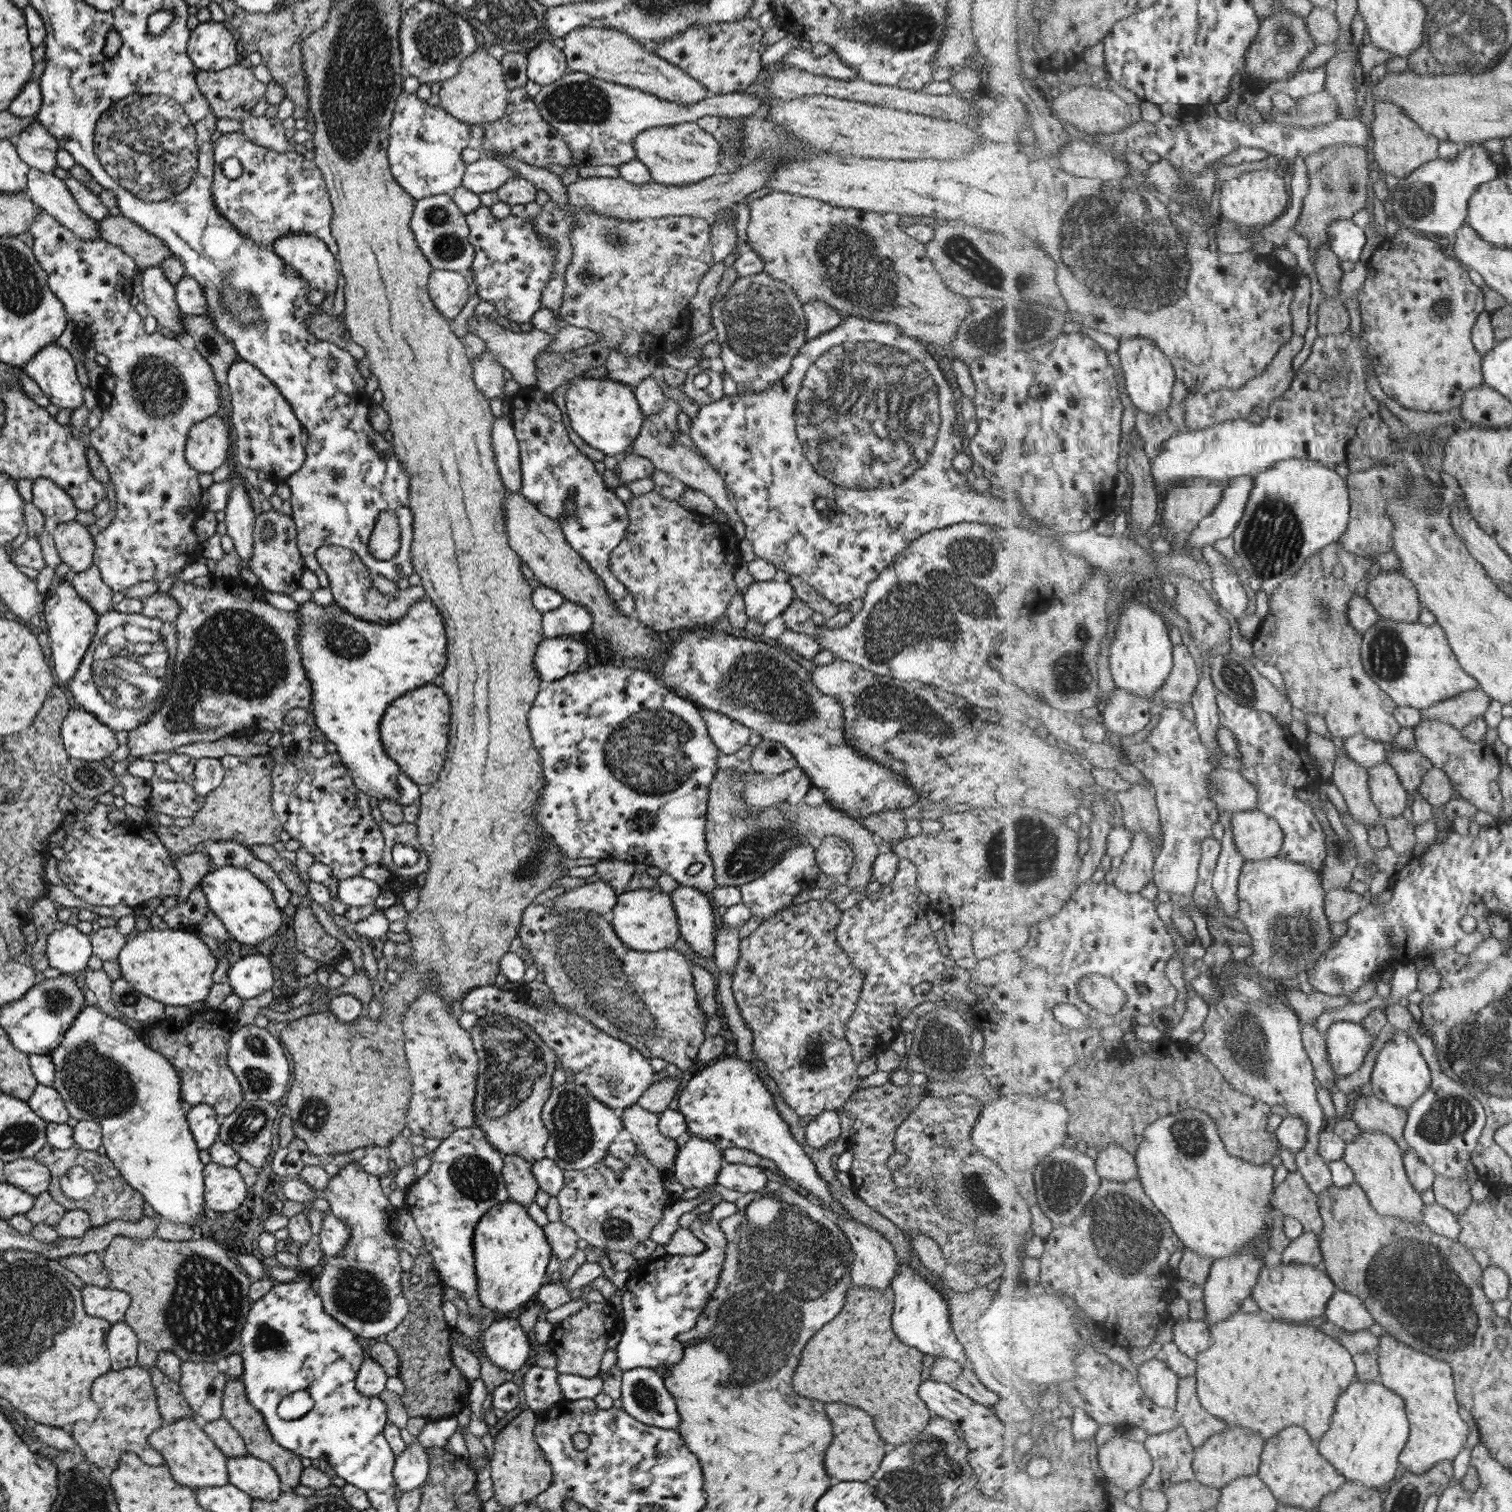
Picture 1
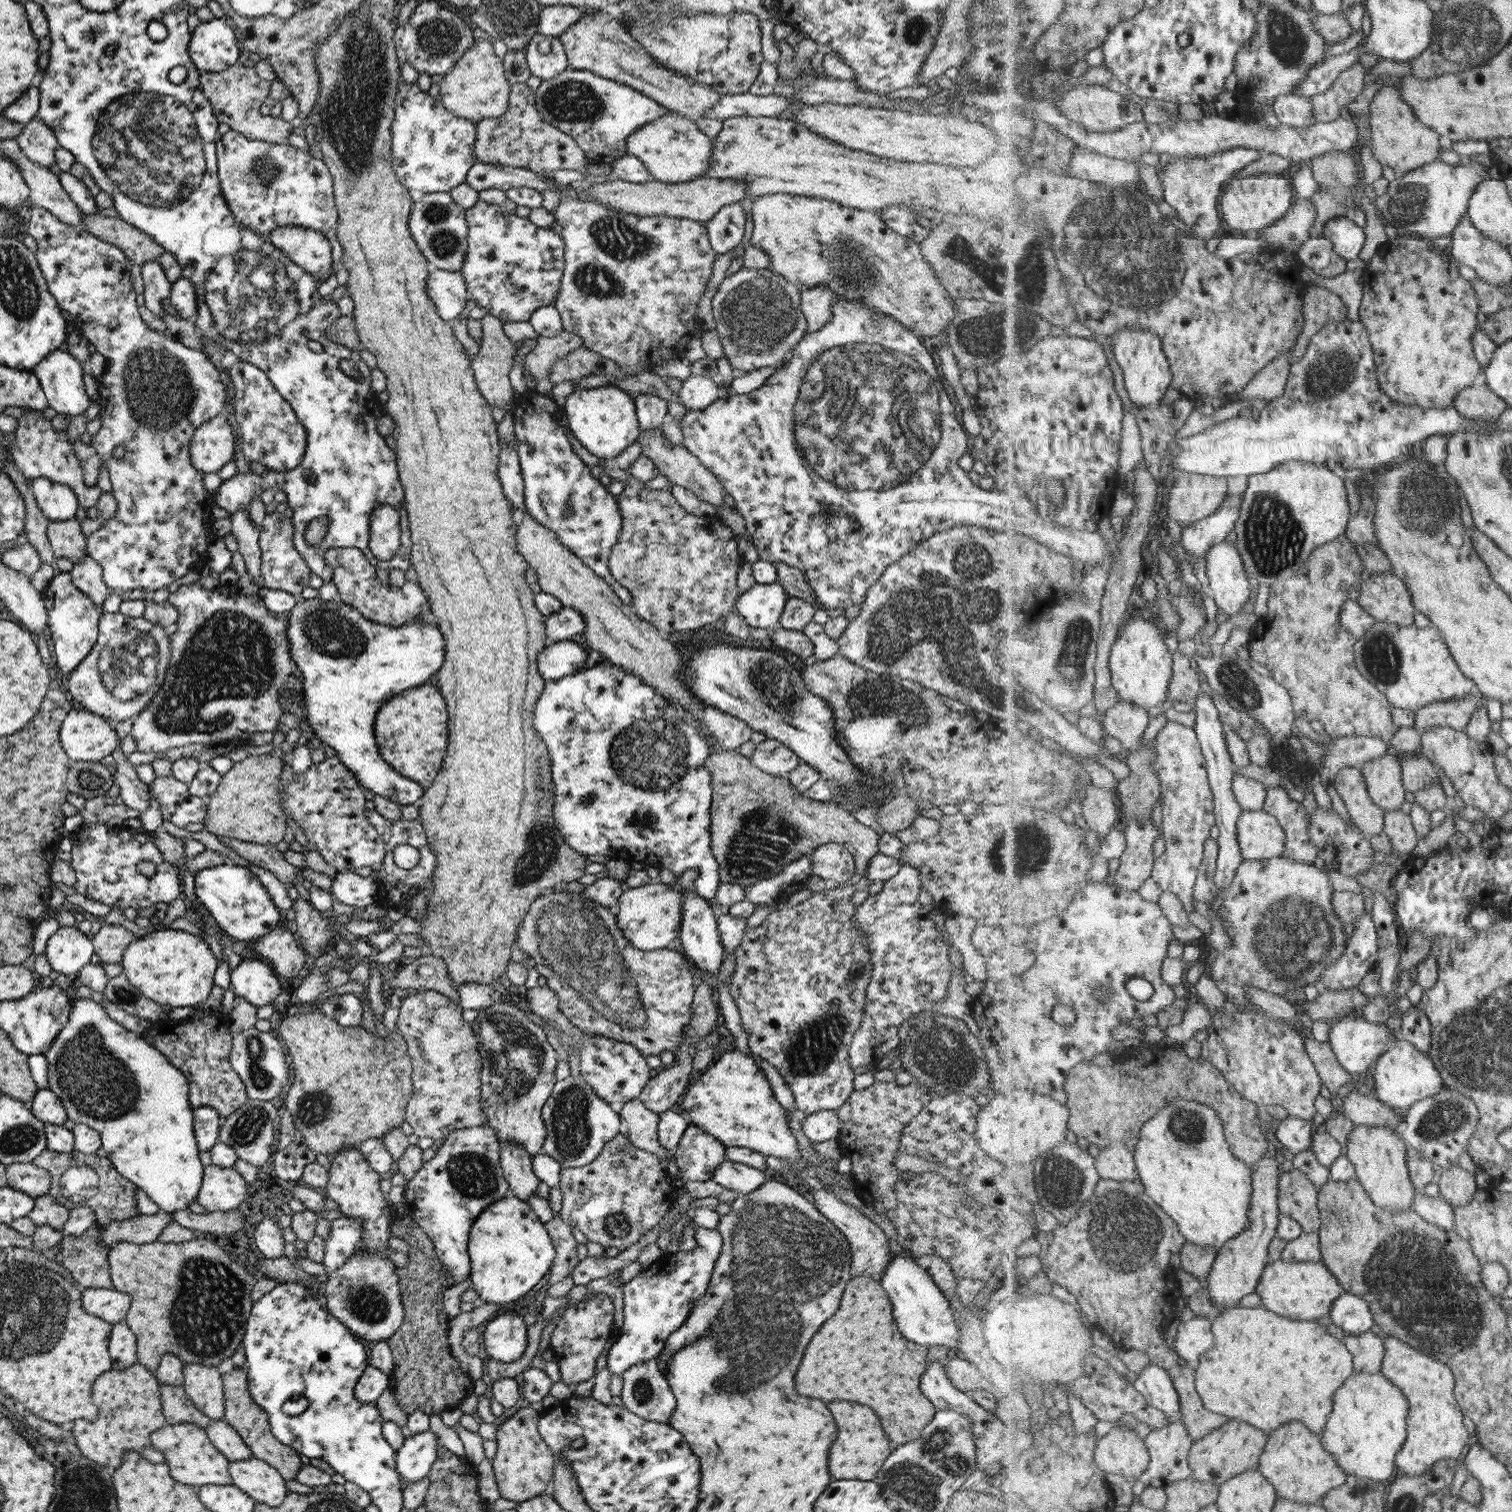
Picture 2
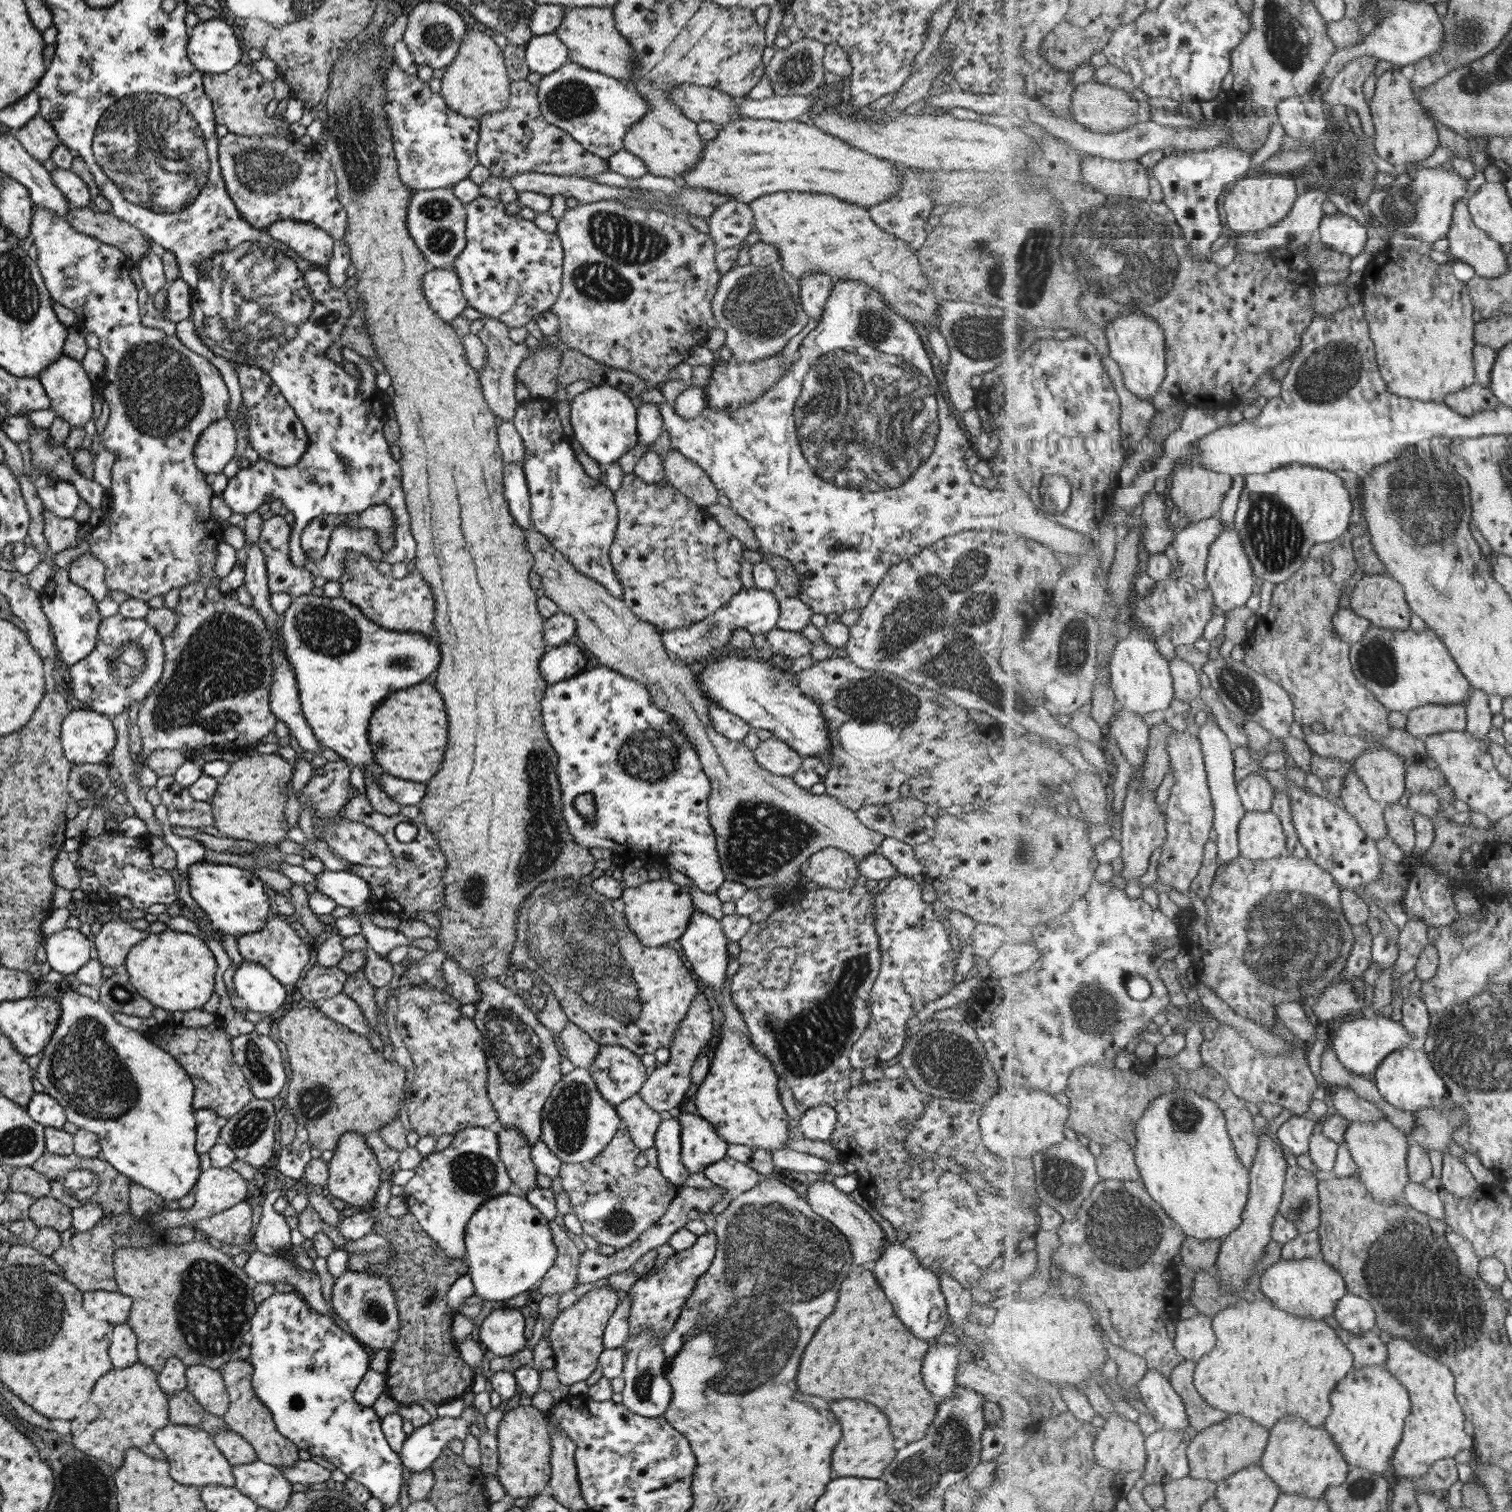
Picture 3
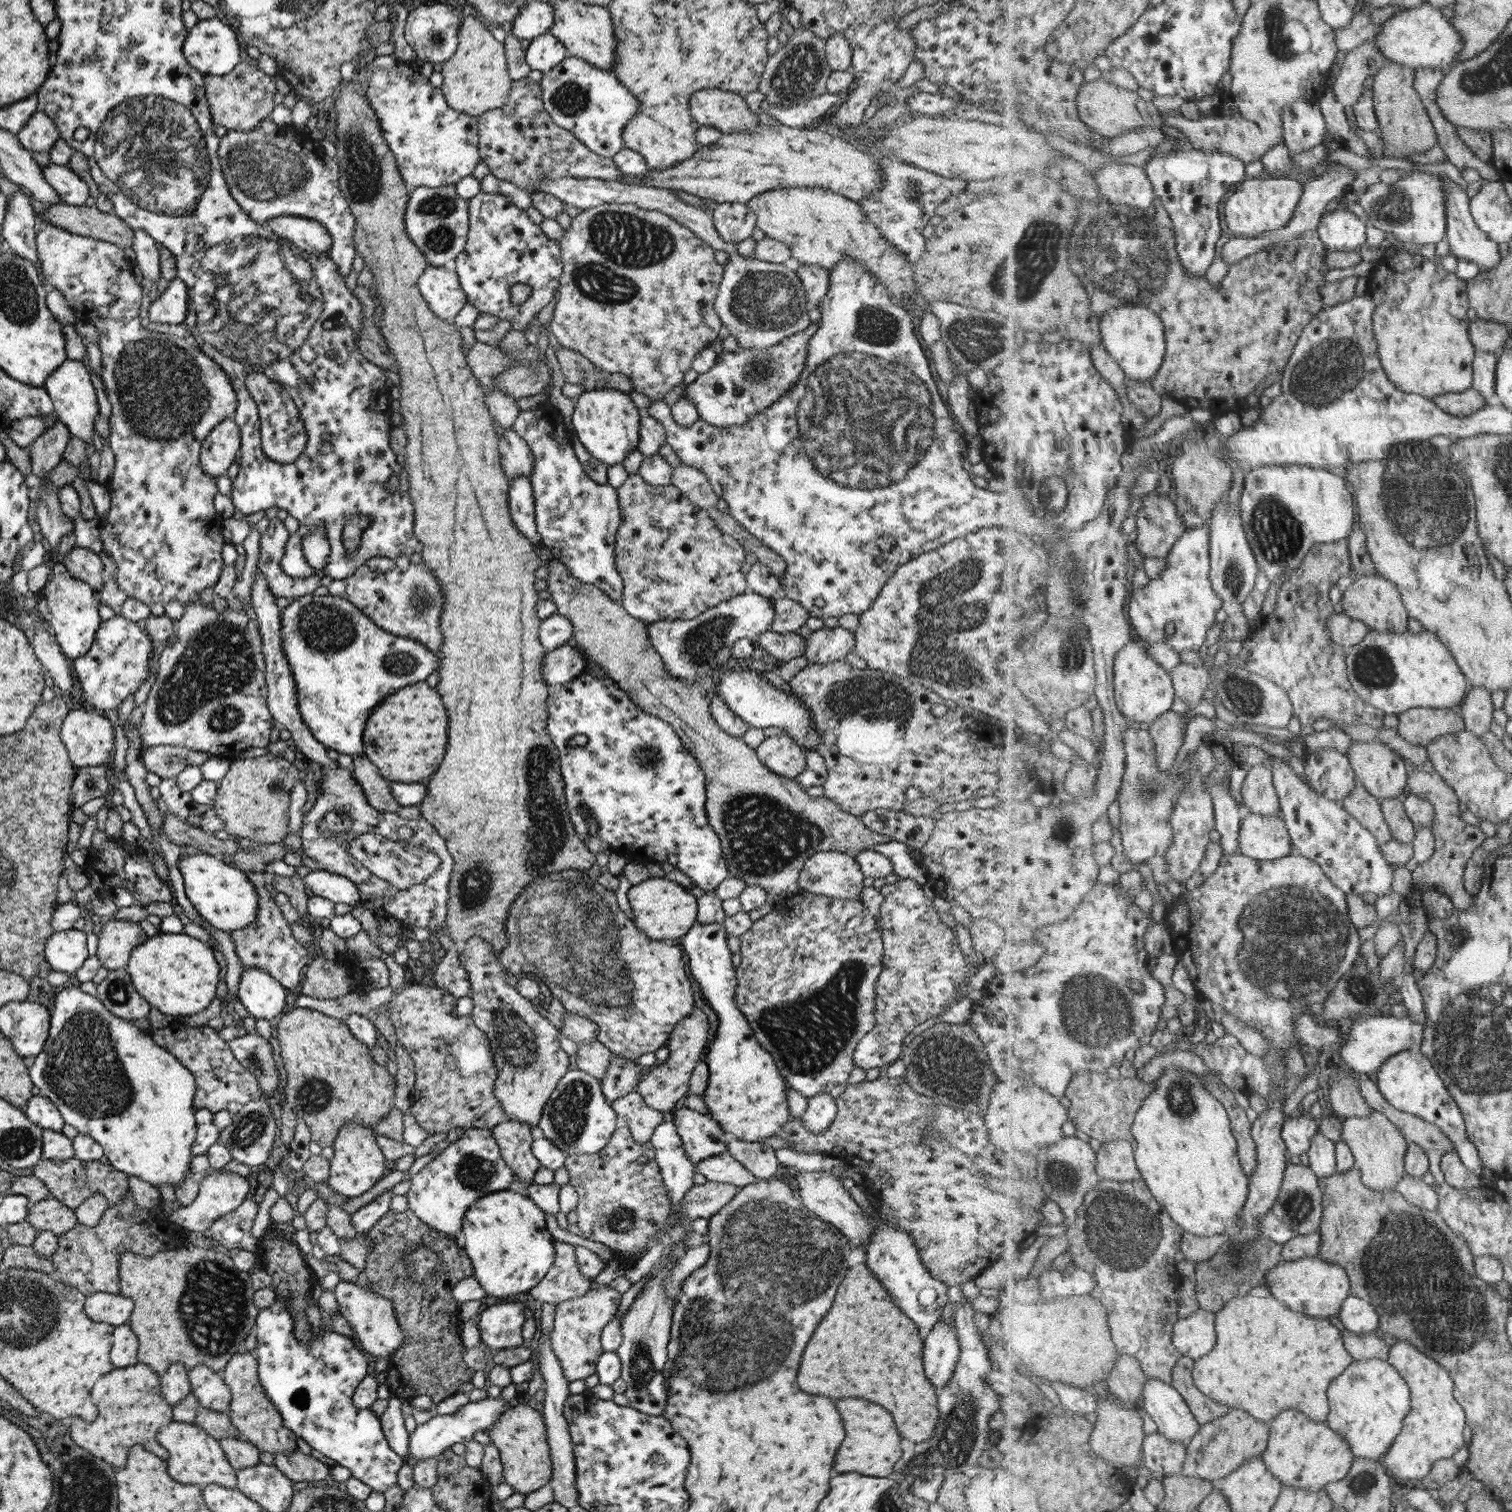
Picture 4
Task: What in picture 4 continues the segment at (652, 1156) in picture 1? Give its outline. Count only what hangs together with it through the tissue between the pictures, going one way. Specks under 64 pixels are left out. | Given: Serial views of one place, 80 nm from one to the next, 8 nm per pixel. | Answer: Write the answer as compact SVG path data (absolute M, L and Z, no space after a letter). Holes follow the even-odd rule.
M636 1090L629 1091L622 1097L610 1103L611 1109L617 1119L630 1130L635 1142L646 1143L650 1140L653 1129L667 1116L646 1106Z

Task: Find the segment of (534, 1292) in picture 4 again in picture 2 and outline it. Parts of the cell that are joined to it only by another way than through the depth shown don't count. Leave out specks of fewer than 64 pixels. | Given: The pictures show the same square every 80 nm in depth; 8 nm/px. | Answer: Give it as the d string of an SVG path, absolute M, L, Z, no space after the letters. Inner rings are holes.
M559 1214L544 1222L543 1226L554 1249L554 1259L548 1270L549 1276L545 1285L545 1288L548 1288L551 1284L563 1280L575 1268L578 1263L575 1256L577 1244L571 1235L570 1226L559 1218Z

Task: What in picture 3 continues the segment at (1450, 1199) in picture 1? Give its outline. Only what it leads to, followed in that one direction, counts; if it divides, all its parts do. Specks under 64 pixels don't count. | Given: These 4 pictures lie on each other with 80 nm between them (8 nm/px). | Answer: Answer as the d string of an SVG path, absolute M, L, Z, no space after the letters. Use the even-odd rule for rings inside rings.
M1447 1153L1443 1156L1444 1167L1442 1170L1442 1192L1453 1193L1456 1197L1471 1197L1481 1184L1466 1165L1465 1160Z

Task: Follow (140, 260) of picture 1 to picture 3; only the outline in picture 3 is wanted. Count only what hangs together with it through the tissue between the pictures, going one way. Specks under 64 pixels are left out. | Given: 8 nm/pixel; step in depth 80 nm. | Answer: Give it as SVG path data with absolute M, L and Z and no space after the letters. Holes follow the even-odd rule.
M71 207L64 216L73 230L87 234L99 242L117 247L130 260L137 261L145 254L148 240L140 230L119 220L109 211L91 211L87 207Z

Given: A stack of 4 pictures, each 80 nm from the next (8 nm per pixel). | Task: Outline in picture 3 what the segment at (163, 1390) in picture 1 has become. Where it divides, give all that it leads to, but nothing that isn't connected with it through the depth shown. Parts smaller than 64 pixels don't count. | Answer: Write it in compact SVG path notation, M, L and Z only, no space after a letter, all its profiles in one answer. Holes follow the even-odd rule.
M186 1388L167 1394L167 1398L168 1422L171 1425L196 1426L211 1436L227 1427L222 1416L215 1416L201 1408Z

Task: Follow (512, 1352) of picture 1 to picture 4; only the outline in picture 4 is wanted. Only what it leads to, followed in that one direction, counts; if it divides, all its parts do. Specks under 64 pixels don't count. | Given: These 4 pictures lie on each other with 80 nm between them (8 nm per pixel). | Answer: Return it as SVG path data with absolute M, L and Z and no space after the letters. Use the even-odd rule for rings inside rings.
M507 1299L485 1302L476 1316L482 1345L497 1351L521 1347L523 1309L521 1303Z

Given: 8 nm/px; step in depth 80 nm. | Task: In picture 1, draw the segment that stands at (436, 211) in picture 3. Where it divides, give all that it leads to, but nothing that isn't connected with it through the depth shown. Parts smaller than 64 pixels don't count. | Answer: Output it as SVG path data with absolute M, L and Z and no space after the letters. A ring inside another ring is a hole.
M436 194L416 200L408 225L416 245L431 270L453 270L465 273L470 268L474 252L468 241L468 226L464 214L452 201L450 194Z

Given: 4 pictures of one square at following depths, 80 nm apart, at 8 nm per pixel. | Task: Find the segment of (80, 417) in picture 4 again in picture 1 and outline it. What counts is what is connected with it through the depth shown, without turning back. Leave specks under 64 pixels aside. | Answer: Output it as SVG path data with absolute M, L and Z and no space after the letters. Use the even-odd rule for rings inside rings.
M55 343L42 346L22 368L57 409L76 409L83 403L82 387L75 375L76 361Z

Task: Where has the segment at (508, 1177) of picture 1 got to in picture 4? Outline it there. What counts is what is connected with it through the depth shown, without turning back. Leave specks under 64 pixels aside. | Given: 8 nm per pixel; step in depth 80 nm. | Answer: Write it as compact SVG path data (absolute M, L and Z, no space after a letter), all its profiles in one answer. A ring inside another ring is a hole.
M507 1120L490 1128L498 1152L511 1168L515 1178L531 1184L535 1170L540 1166L531 1152L531 1130L528 1124Z

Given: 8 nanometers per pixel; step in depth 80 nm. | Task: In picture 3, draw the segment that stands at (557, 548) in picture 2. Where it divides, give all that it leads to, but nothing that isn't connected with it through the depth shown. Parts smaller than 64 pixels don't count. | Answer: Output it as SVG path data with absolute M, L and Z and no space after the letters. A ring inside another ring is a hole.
M533 528L523 531L523 535L525 550L533 556L533 568L539 575L544 595L557 605L559 612L571 616L577 627L575 635L581 640L583 650L588 655L595 656L602 666L616 670L621 676L638 682L649 693L652 705L676 720L684 737L692 743L702 772L710 784L707 797L708 821L716 838L717 856L725 879L745 885L747 889L760 886L789 886L789 884L801 888L799 870L803 869L807 858L818 850L827 847L838 848L849 853L855 861L879 851L879 843L884 836L863 826L856 814L845 808L836 798L825 794L810 794L808 790L797 786L791 777L775 776L761 770L752 750L749 750L742 741L735 742L725 738L713 728L708 717L711 700L700 687L695 670L678 660L672 660L661 644L659 630L637 619L620 599L609 594L599 582L579 574L557 549L551 547L546 536Z

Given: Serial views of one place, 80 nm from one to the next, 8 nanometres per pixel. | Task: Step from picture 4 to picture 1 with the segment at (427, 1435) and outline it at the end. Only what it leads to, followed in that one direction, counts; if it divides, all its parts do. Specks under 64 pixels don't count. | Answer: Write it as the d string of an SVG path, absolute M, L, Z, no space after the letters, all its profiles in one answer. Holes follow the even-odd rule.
M413 1442L395 1457L392 1476L397 1495L422 1485L427 1478L429 1462L425 1450L421 1444Z

